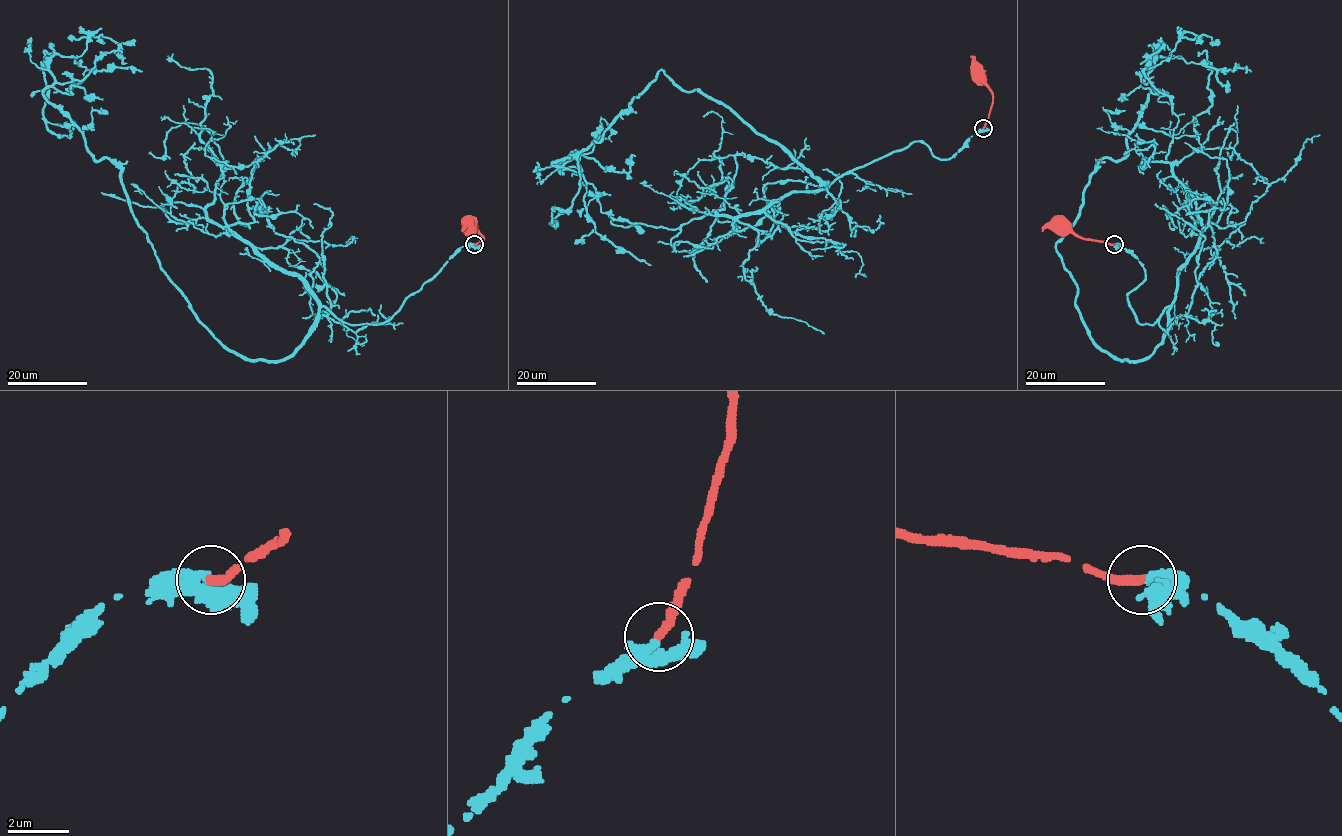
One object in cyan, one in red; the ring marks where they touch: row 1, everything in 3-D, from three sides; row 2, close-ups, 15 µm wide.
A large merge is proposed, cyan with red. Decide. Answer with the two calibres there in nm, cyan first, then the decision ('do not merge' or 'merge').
200 nm thick on the cyan side, 320 nm on the other; merge

